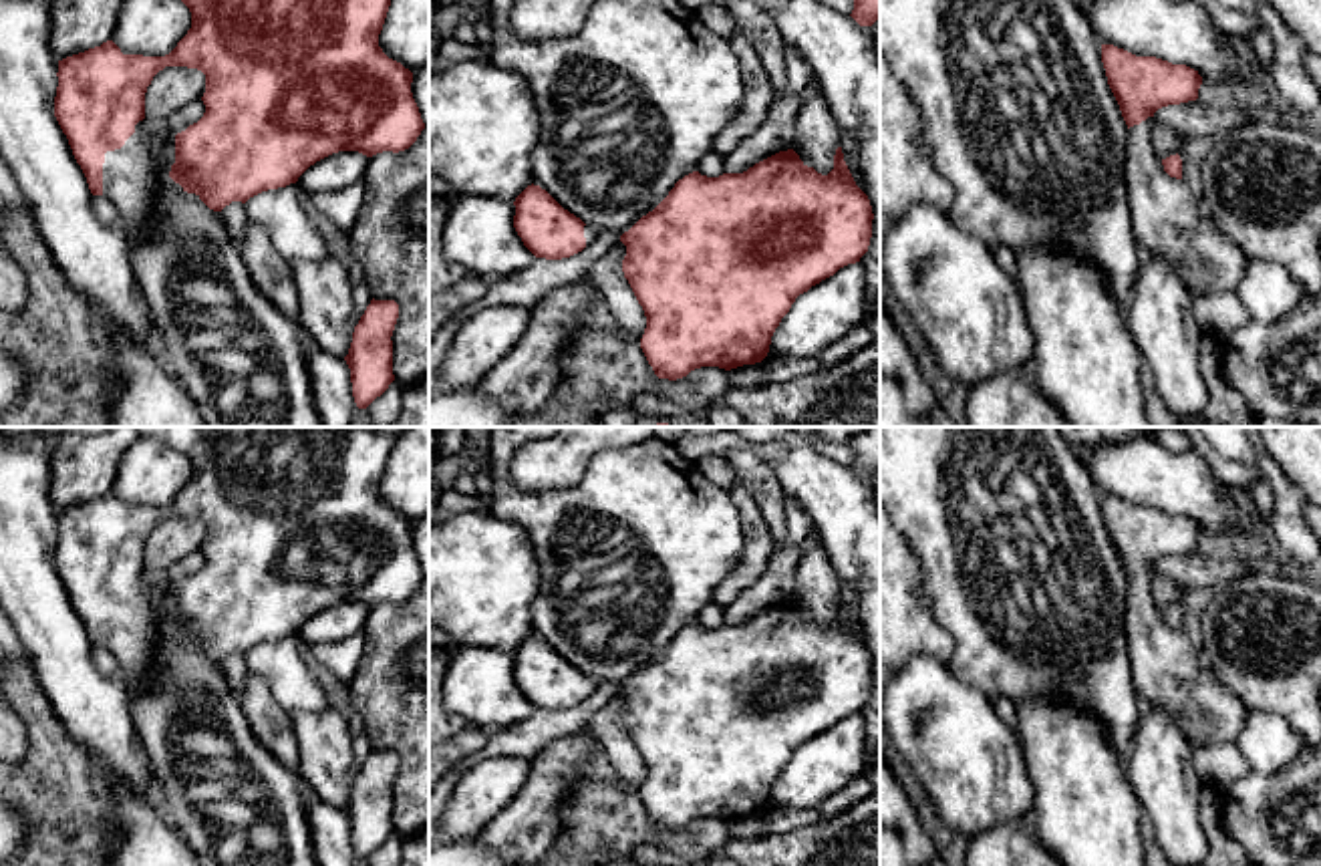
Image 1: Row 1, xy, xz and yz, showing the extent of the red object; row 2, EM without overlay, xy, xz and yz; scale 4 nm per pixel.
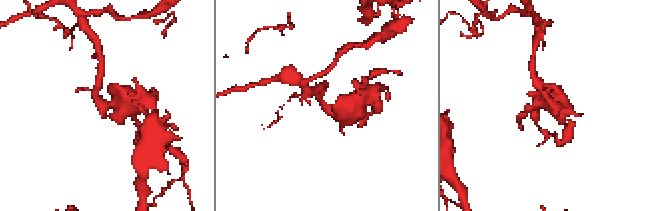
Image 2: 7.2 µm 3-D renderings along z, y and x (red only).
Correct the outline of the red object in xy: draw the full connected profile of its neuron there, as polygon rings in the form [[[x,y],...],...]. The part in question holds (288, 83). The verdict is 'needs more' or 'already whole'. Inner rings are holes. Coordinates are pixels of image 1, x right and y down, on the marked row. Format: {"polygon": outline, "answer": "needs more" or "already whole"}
{"polygon": [[[181,0],[191,12],[191,28],[165,56],[123,54],[107,40],[101,46],[58,60],[54,117],[68,139],[93,195],[107,197],[119,211],[119,224],[137,242],[155,242],[151,226],[159,215],[159,183],[145,135],[145,93],[165,66],[197,68],[205,75],[203,117],[175,135],[175,163],[169,177],[195,193],[209,209],[296,183],[316,161],[358,151],[373,157],[409,149],[425,123],[411,93],[413,73],[389,58],[379,46],[391,0]]], "answer": "needs more"}

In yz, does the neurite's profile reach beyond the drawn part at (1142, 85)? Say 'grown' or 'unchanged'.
grown

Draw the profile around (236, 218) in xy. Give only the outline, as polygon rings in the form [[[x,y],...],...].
[[[232,201],[222,209],[222,218],[226,222],[230,238],[236,242],[236,246],[242,250],[246,226],[250,224],[246,203]]]

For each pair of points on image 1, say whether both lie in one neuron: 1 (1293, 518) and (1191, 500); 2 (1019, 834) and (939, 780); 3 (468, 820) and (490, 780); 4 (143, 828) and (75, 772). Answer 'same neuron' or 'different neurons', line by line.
1: different neurons
2: different neurons
3: same neuron
4: different neurons

